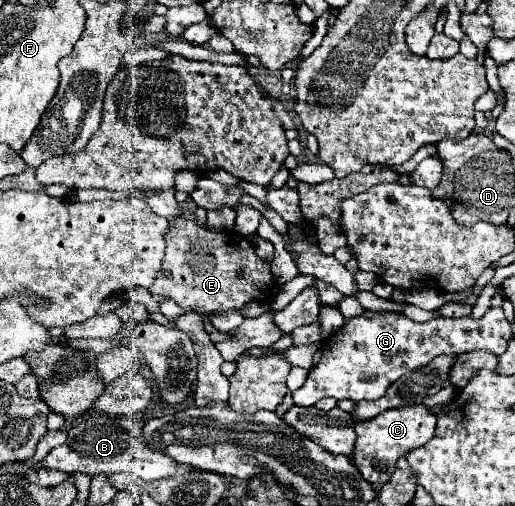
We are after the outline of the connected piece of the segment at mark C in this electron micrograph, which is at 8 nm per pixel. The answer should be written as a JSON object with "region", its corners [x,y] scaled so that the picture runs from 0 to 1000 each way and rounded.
{"region":[[[798,798],[786,806],[748,810],[744,818],[732,818],[728,826],[717,826],[705,834],[689,834],[693,870],[685,889],[685,913],[705,937],[705,945],[720,957],[751,953],[779,897],[790,897],[794,889],[814,885],[841,866],[845,830],[849,826],[845,818],[837,818],[837,806],[829,806],[825,798]]]}

